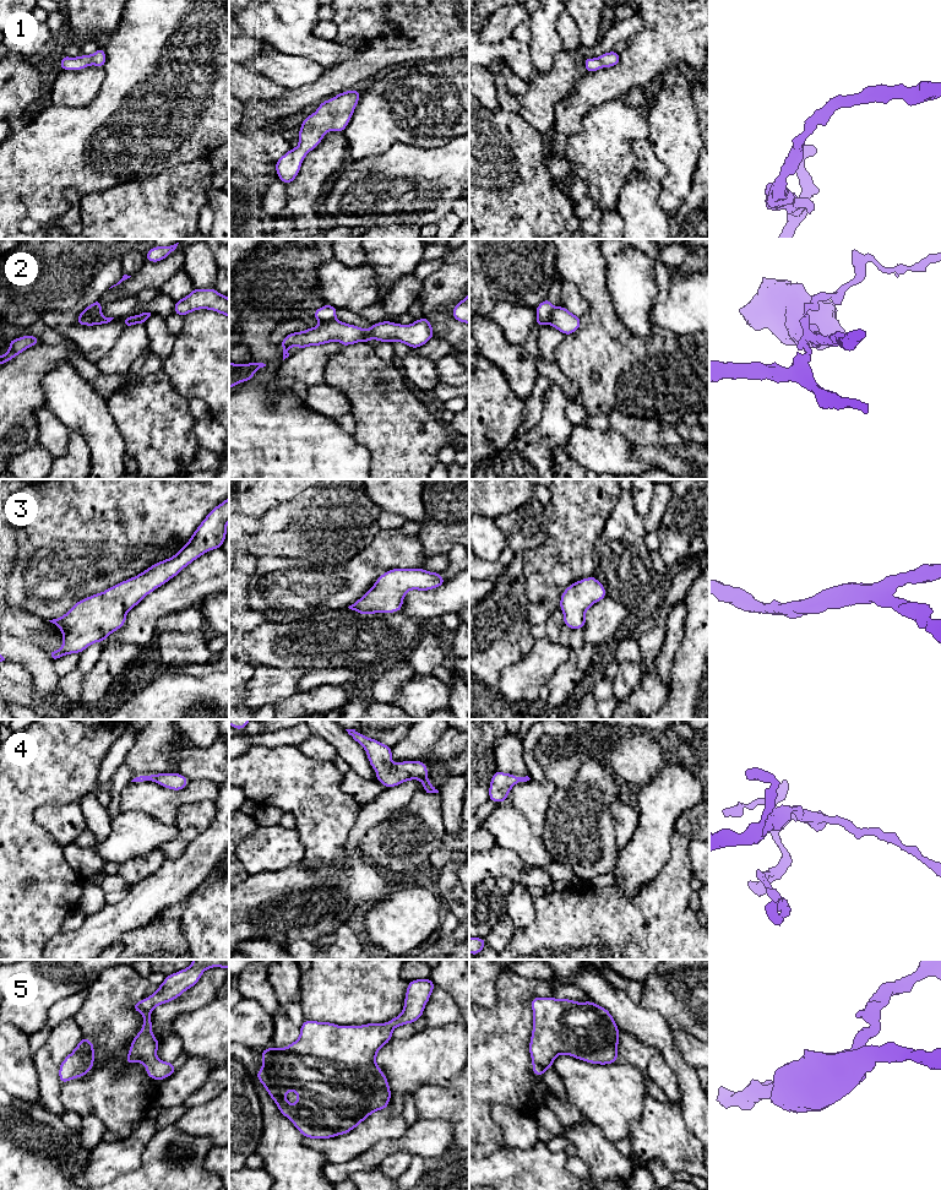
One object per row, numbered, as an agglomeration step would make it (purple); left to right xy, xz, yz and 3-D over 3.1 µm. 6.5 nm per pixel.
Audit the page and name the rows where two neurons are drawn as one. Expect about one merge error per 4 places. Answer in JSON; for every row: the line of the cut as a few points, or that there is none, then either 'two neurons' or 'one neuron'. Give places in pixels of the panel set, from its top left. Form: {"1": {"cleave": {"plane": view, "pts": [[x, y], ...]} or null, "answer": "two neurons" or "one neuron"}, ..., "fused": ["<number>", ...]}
{"1": {"cleave": null, "answer": "one neuron"}, "2": {"cleave": {"plane": "xy", "pts": [[99, 306], [86, 313], [80, 321]]}, "answer": "two neurons"}, "3": {"cleave": null, "answer": "one neuron"}, "4": {"cleave": null, "answer": "one neuron"}, "5": {"cleave": null, "answer": "one neuron"}, "fused": ["2"]}

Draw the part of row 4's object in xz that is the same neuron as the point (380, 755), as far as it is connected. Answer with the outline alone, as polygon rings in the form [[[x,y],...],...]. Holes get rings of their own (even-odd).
[[[346,729],[348,734],[363,746],[368,754],[370,766],[376,771],[376,779],[386,788],[391,788],[410,779],[420,779],[423,792],[439,793],[429,782],[428,766],[418,760],[392,764],[392,749],[386,744],[364,737],[355,729]]]

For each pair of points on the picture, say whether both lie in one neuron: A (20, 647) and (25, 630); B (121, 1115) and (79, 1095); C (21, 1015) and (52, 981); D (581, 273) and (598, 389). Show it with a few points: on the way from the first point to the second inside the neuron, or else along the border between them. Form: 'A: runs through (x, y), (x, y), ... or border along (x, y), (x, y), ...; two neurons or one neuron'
A: border along (12, 635), (37, 645), (47, 652); two neurons
B: runs through (110, 1104), (98, 1095), (90, 1095); one neuron
C: runs through (33, 1010), (42, 1009), (42, 993); one neuron
D: runs through (599, 302), (600, 320), (603, 322), (603, 360); one neuron

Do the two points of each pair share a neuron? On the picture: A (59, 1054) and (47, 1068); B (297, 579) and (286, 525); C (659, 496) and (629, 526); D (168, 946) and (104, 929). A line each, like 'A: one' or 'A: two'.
A: two
B: two
C: two
D: two

